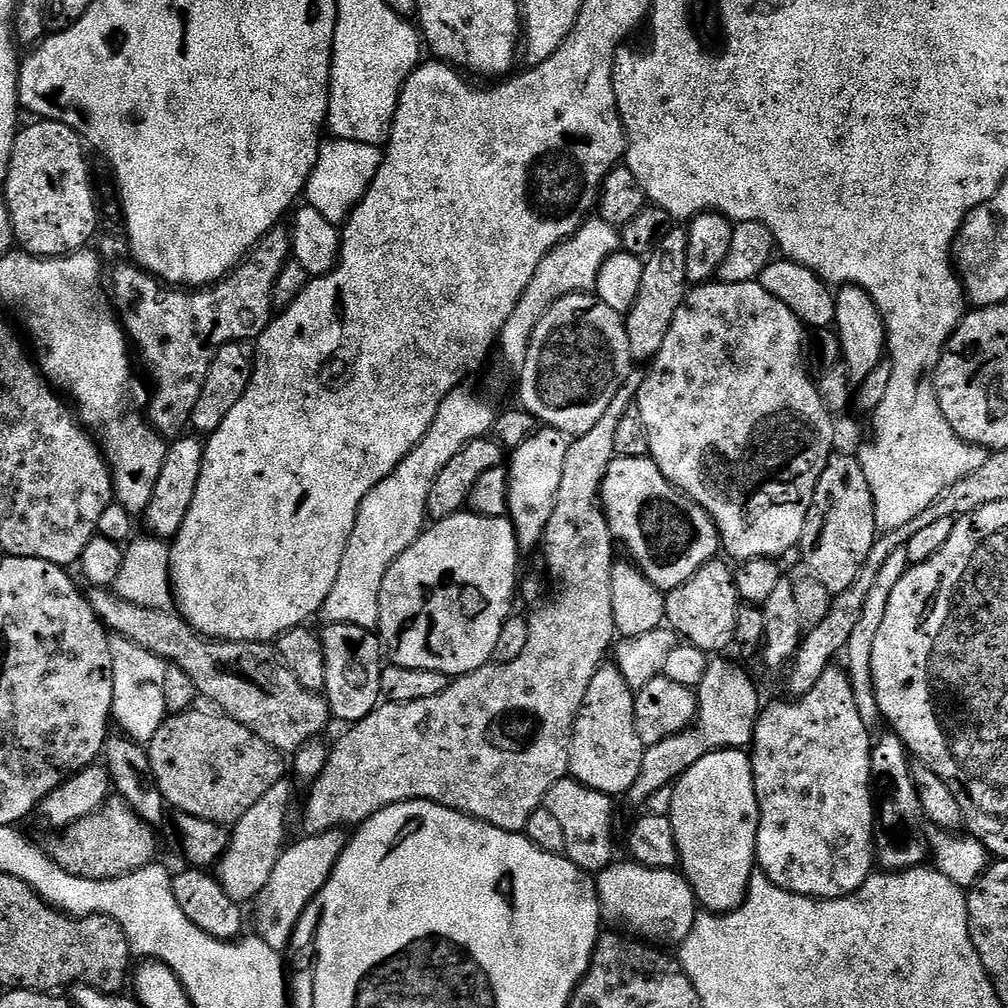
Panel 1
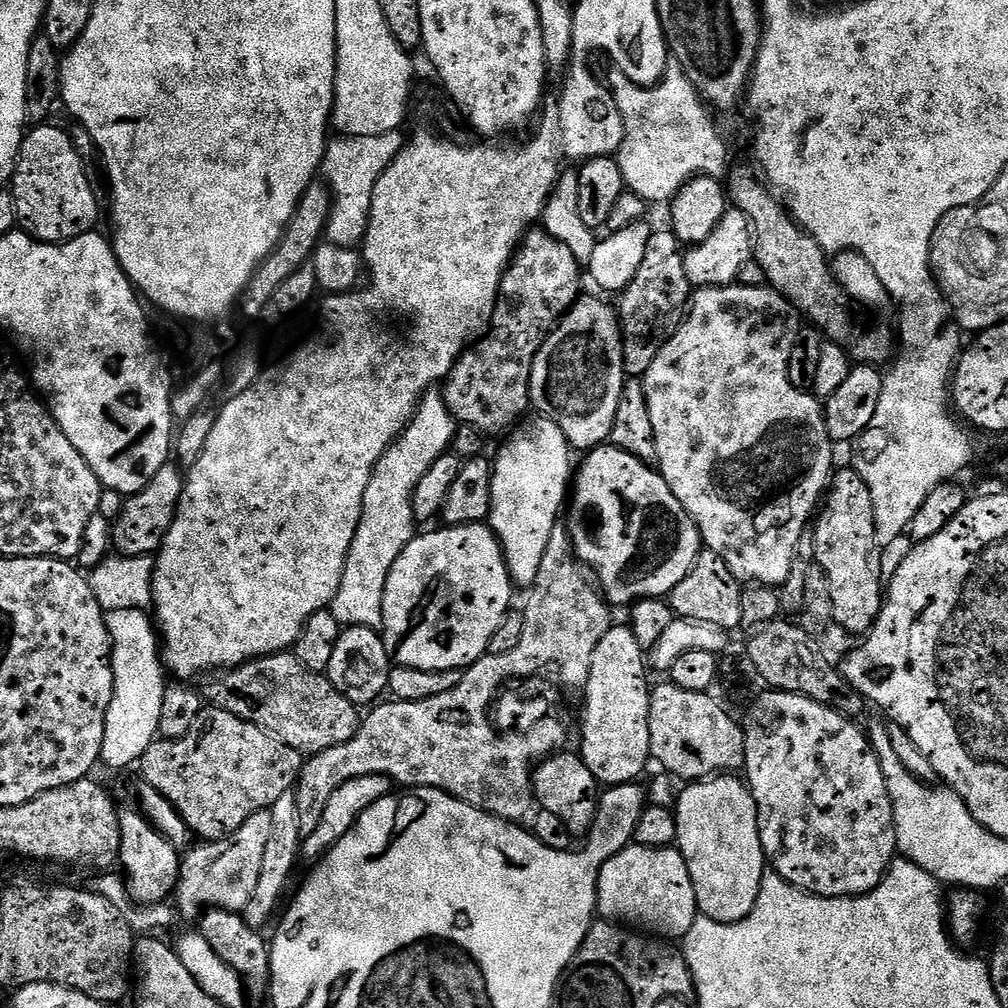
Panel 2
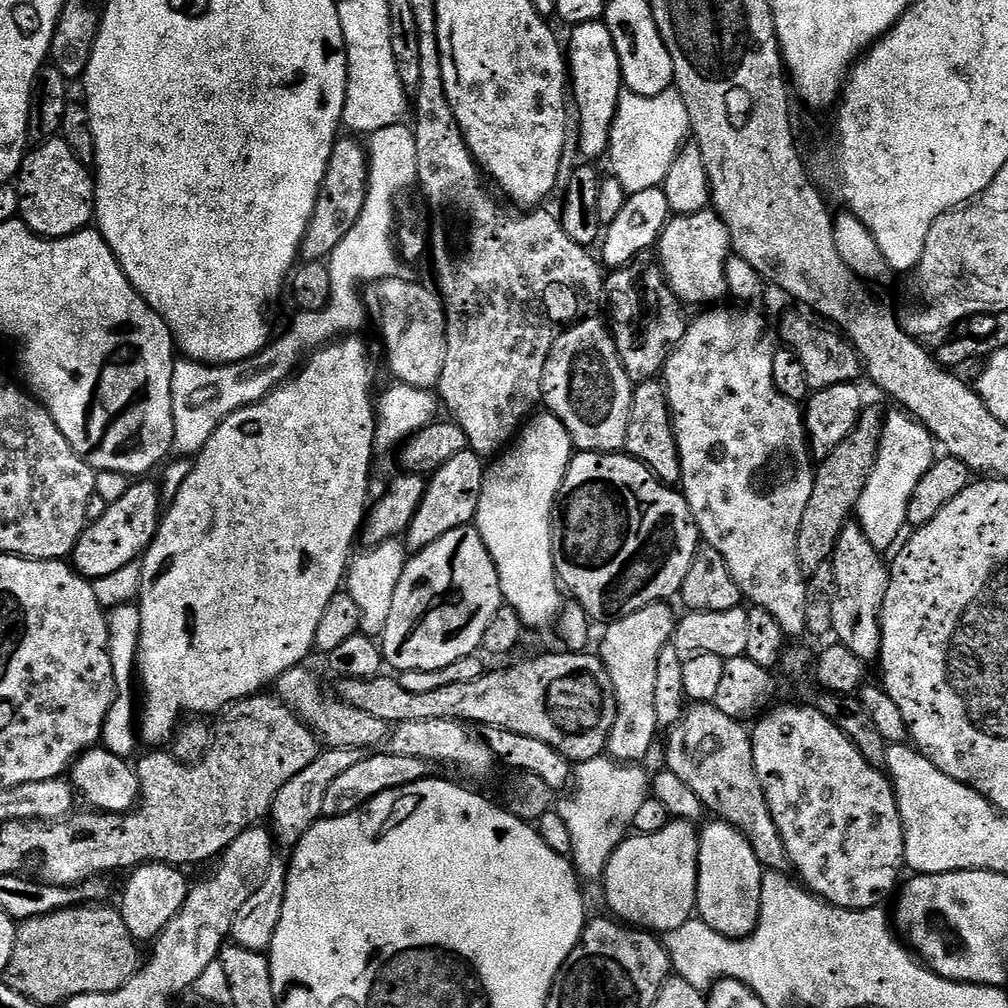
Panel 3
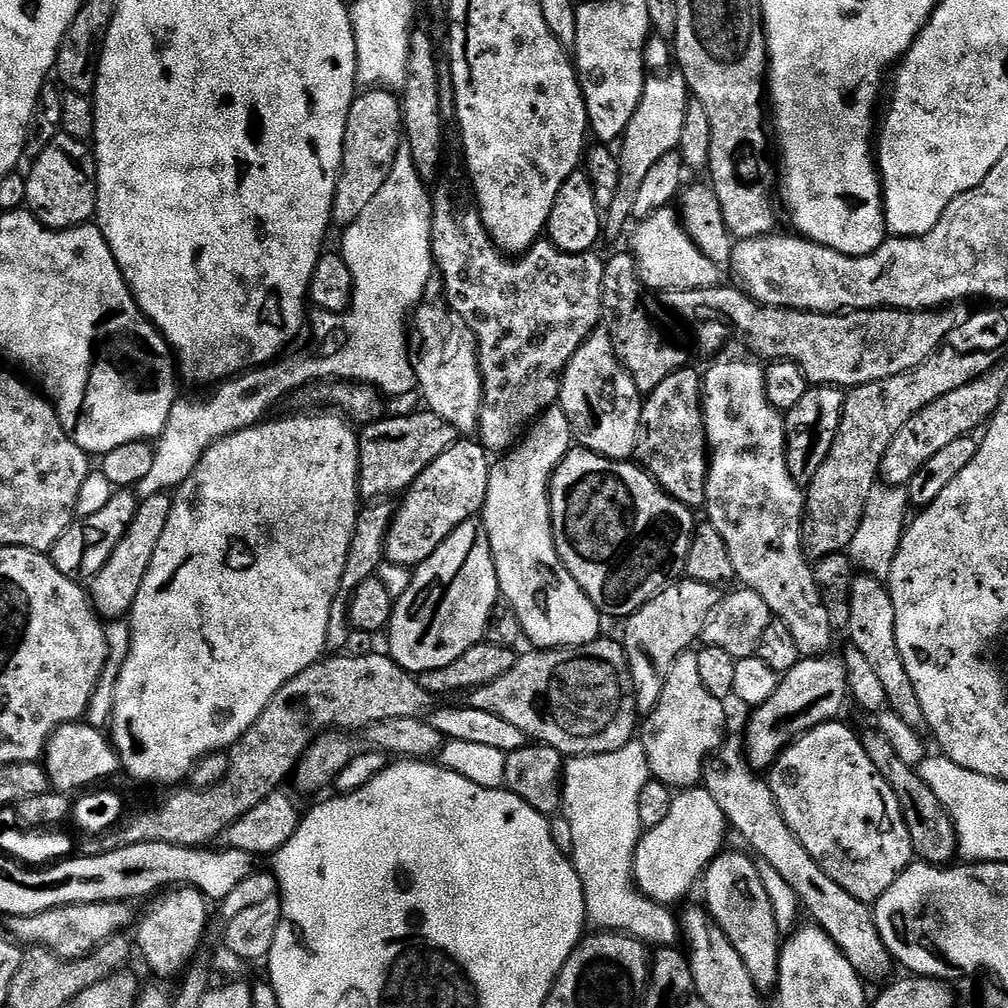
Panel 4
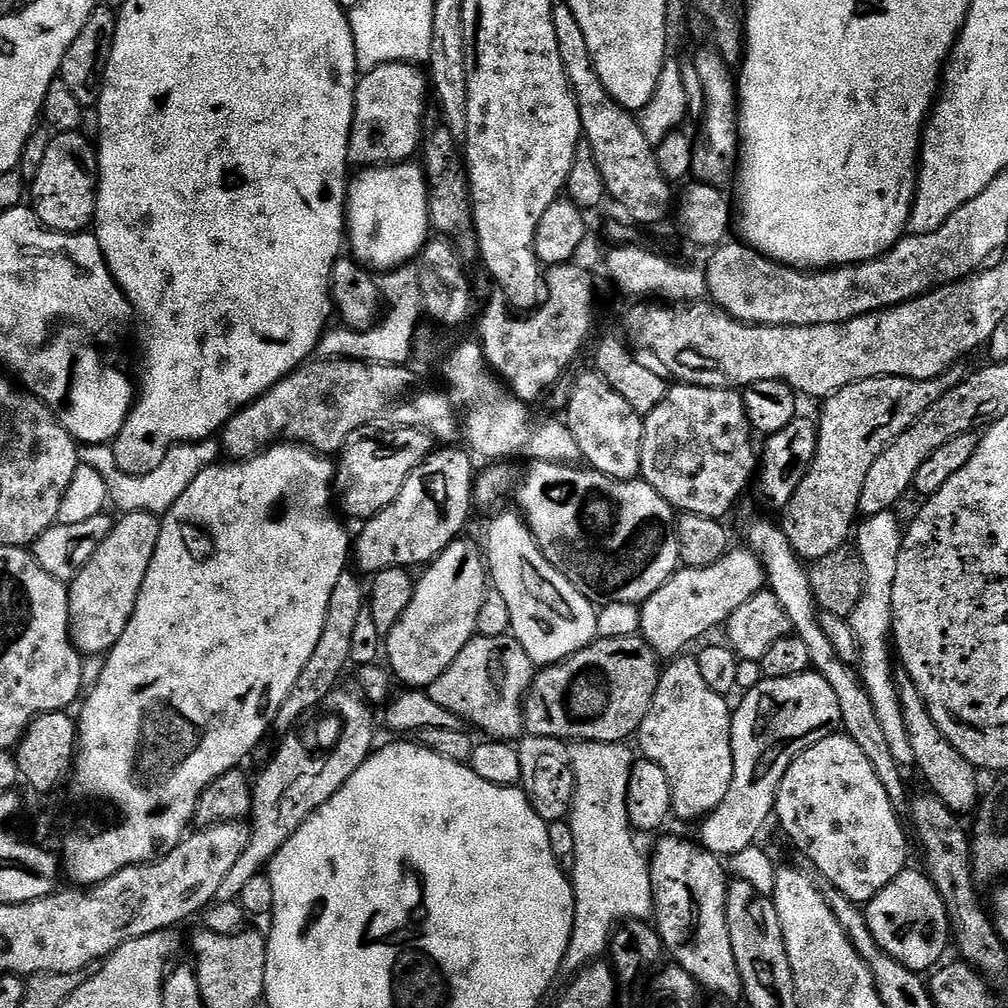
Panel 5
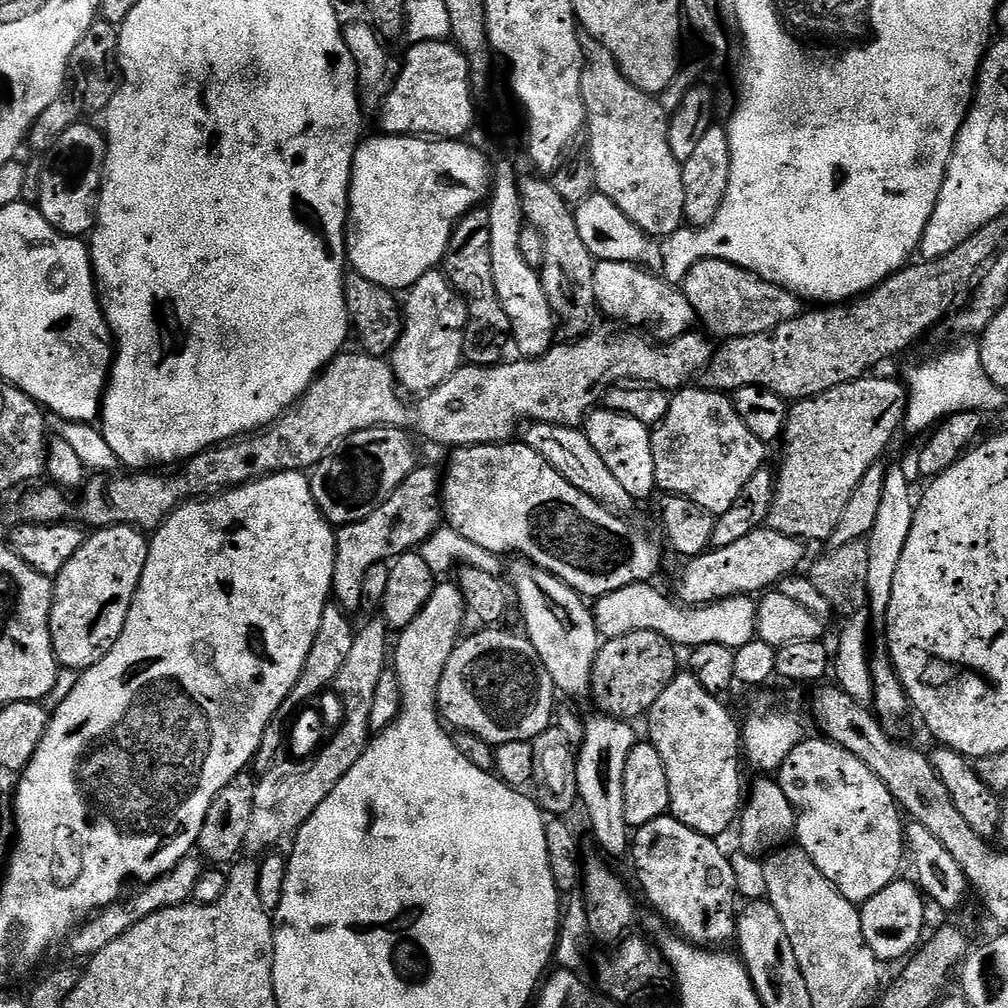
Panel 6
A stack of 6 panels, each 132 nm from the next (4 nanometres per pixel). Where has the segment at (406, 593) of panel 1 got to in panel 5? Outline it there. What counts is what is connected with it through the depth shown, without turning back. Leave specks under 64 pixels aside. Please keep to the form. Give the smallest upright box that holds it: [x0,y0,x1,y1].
[386,538,490,689]

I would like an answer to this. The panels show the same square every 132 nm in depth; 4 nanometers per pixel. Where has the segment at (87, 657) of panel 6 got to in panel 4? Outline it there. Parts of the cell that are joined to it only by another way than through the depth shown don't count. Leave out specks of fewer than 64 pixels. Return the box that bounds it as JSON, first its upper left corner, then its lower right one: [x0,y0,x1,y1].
[90,495,171,622]

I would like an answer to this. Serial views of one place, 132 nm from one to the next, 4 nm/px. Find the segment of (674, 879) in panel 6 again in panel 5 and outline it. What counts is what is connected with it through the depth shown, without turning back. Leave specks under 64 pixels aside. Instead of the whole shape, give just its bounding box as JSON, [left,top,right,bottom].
[650,835,744,1000]

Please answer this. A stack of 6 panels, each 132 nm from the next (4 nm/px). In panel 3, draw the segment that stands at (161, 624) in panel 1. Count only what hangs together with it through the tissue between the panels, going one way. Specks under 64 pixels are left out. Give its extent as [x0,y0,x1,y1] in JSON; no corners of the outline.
[274,666,390,750]

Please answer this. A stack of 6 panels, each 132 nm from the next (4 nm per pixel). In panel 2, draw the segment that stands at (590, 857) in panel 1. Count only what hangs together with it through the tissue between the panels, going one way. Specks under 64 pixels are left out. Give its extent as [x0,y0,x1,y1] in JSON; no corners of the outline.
[532,750,602,838]

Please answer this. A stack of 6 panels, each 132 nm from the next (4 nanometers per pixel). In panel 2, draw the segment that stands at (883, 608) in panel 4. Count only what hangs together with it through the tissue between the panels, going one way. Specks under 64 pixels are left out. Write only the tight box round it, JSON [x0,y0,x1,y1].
[811,466,886,638]

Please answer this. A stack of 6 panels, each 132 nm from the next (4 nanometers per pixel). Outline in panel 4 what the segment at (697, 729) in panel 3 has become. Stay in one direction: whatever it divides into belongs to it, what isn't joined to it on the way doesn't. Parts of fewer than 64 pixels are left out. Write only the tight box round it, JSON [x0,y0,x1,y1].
[702,739,894,981]

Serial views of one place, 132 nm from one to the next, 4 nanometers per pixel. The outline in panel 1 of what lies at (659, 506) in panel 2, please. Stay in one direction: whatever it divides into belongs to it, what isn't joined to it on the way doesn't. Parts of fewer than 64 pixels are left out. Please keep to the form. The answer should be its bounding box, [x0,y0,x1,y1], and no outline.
[600,456,721,588]

